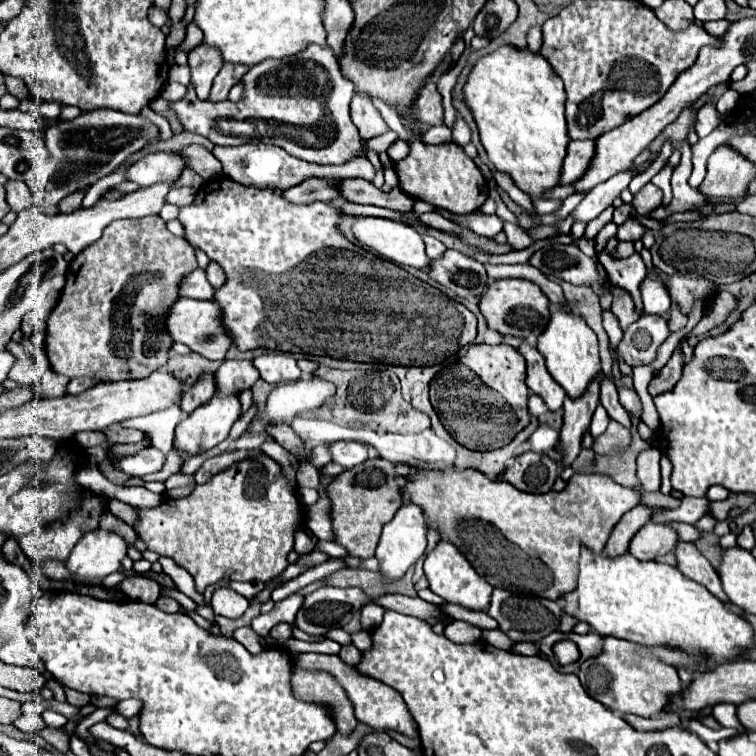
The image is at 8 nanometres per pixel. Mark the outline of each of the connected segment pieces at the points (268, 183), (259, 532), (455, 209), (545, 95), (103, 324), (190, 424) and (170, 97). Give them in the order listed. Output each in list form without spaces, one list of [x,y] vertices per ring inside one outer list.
[[[245,143],[237,147],[213,147],[213,155],[221,161],[223,173],[231,177],[237,183],[243,185],[253,185],[259,189],[289,189],[301,179],[309,177],[327,177],[327,179],[345,179],[345,177],[363,177],[367,181],[373,181],[375,177],[375,167],[369,163],[367,157],[353,159],[351,163],[343,163],[343,167],[333,167],[333,165],[315,165],[315,163],[305,163],[297,157],[291,157],[285,149],[275,147],[275,145],[265,145],[265,143]]]
[[[265,453],[217,473],[205,485],[195,487],[189,497],[165,499],[155,509],[137,511],[141,519],[135,531],[147,543],[147,549],[171,557],[177,565],[185,567],[193,575],[199,593],[203,593],[207,585],[221,579],[269,583],[271,579],[279,577],[289,565],[287,555],[293,551],[295,531],[305,527],[305,513],[301,501],[297,499],[297,489],[283,475],[279,463]]]
[[[413,133],[413,135],[415,135],[415,141],[409,143],[411,153],[403,161],[395,163],[399,187],[415,199],[427,201],[433,207],[447,209],[457,215],[477,211],[489,197],[489,187],[485,177],[473,163],[473,159],[465,155],[463,147],[453,141],[441,143],[441,145],[425,145],[419,133]]]
[[[507,45],[507,47],[499,47],[495,53],[485,55],[485,57],[481,57],[481,59],[477,61],[477,65],[475,65],[475,67],[471,69],[471,73],[469,73],[469,79],[467,79],[467,85],[465,85],[463,93],[465,93],[465,103],[469,105],[469,109],[471,109],[473,117],[475,117],[475,121],[477,121],[479,135],[481,135],[481,143],[483,143],[483,147],[485,147],[485,151],[487,151],[487,155],[489,155],[489,159],[491,159],[491,163],[495,165],[497,171],[511,175],[513,183],[515,183],[521,191],[525,191],[527,195],[531,195],[531,197],[535,197],[535,199],[543,199],[543,191],[547,191],[547,189],[559,185],[559,175],[561,175],[561,167],[563,167],[563,159],[565,159],[565,151],[567,151],[567,143],[569,143],[567,123],[565,123],[565,99],[567,99],[567,95],[565,95],[565,89],[563,89],[563,81],[551,71],[551,65],[547,63],[545,57],[541,57],[539,53],[531,53],[529,49],[521,49],[521,51],[519,51],[519,49],[509,47],[509,45]]]
[[[159,215],[141,219],[119,219],[105,227],[101,239],[73,257],[67,267],[67,283],[61,291],[59,303],[47,319],[47,347],[45,353],[53,371],[65,377],[91,377],[97,383],[135,381],[151,375],[167,365],[167,353],[173,339],[165,331],[165,319],[179,299],[179,283],[189,271],[197,269],[193,247],[167,231]]]
[[[213,397],[209,403],[197,407],[189,417],[181,419],[179,425],[175,427],[175,439],[173,439],[173,449],[181,455],[181,463],[185,463],[191,455],[205,453],[219,445],[221,441],[227,439],[231,425],[239,419],[241,413],[241,403],[239,397]]]
[[[176,82],[167,83],[167,85],[163,87],[163,91],[161,91],[161,95],[163,95],[167,101],[179,101],[179,99],[185,97],[185,93],[187,93],[187,87]]]

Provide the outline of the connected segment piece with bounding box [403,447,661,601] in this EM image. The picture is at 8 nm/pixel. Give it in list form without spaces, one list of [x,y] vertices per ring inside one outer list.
[[[653,447],[637,457],[637,477],[639,491],[621,487],[613,483],[607,475],[573,475],[573,479],[565,485],[563,491],[549,491],[545,495],[521,493],[507,481],[489,481],[481,471],[463,469],[453,473],[441,471],[425,471],[419,469],[415,477],[407,479],[403,487],[405,493],[411,495],[411,501],[417,503],[429,521],[437,523],[437,529],[443,537],[447,537],[453,545],[457,545],[463,555],[473,563],[475,571],[485,577],[493,587],[533,593],[545,599],[559,601],[561,595],[567,595],[577,587],[577,559],[581,555],[581,547],[589,547],[591,551],[601,553],[613,527],[619,519],[639,505],[643,491],[659,491],[661,473],[659,473],[661,453]]]

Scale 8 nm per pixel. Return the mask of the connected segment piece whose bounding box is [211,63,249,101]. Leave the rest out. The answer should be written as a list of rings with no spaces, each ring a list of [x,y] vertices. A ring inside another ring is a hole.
[[[225,63],[217,75],[217,79],[213,81],[213,89],[211,89],[211,101],[223,101],[227,99],[227,93],[233,85],[237,85],[241,81],[241,77],[249,71],[247,65],[235,65],[235,63]]]

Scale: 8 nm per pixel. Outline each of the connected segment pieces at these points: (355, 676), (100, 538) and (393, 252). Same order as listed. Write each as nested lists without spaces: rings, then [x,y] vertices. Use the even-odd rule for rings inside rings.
[[[301,653],[299,655],[299,667],[303,669],[311,669],[311,671],[329,671],[333,677],[337,677],[337,681],[343,685],[343,689],[347,691],[349,699],[355,705],[355,717],[365,723],[371,725],[373,729],[395,729],[403,735],[409,737],[417,737],[417,723],[413,723],[413,717],[407,711],[407,705],[403,701],[401,695],[397,695],[395,689],[383,685],[381,681],[361,675],[357,669],[345,665],[337,655],[319,655],[319,653]]]
[[[97,529],[81,537],[65,565],[77,579],[107,577],[109,573],[121,569],[125,555],[127,543],[121,535],[107,529]]]
[[[357,217],[353,233],[363,245],[397,265],[415,269],[427,269],[431,265],[421,235],[405,223],[381,217]]]

